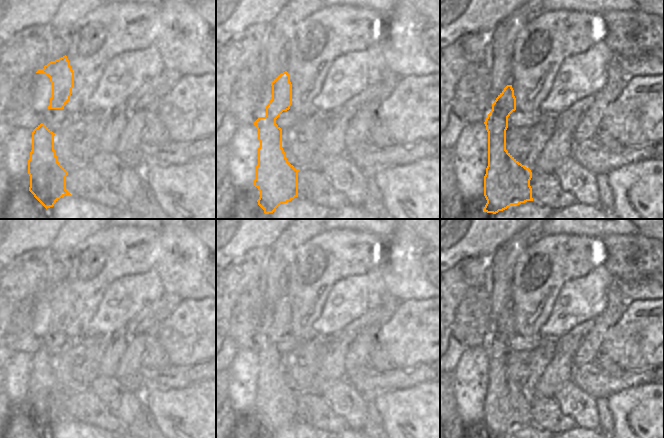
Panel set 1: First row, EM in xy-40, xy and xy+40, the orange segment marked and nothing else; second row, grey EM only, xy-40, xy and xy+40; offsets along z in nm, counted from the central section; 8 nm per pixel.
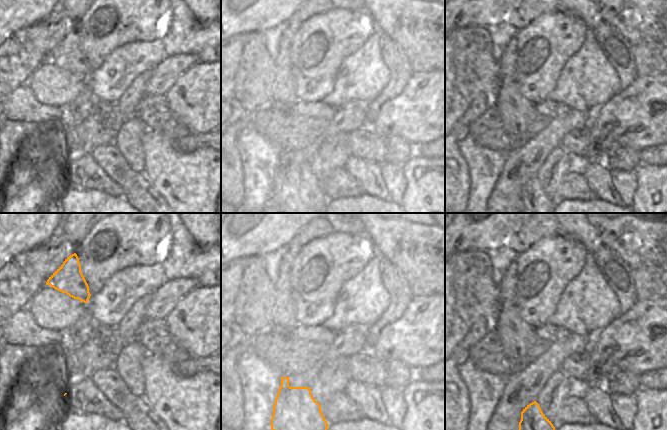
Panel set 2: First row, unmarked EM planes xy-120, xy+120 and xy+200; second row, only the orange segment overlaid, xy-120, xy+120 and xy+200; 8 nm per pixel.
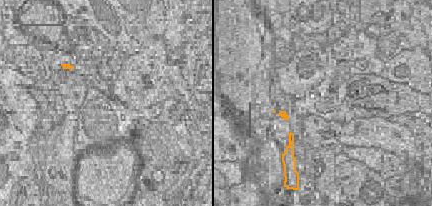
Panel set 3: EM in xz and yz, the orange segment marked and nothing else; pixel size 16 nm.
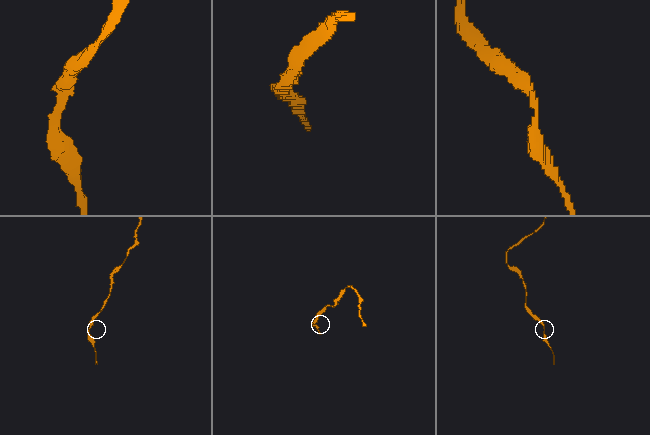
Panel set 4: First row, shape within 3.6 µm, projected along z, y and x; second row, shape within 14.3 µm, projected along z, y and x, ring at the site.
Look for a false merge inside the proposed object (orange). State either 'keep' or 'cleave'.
keep

